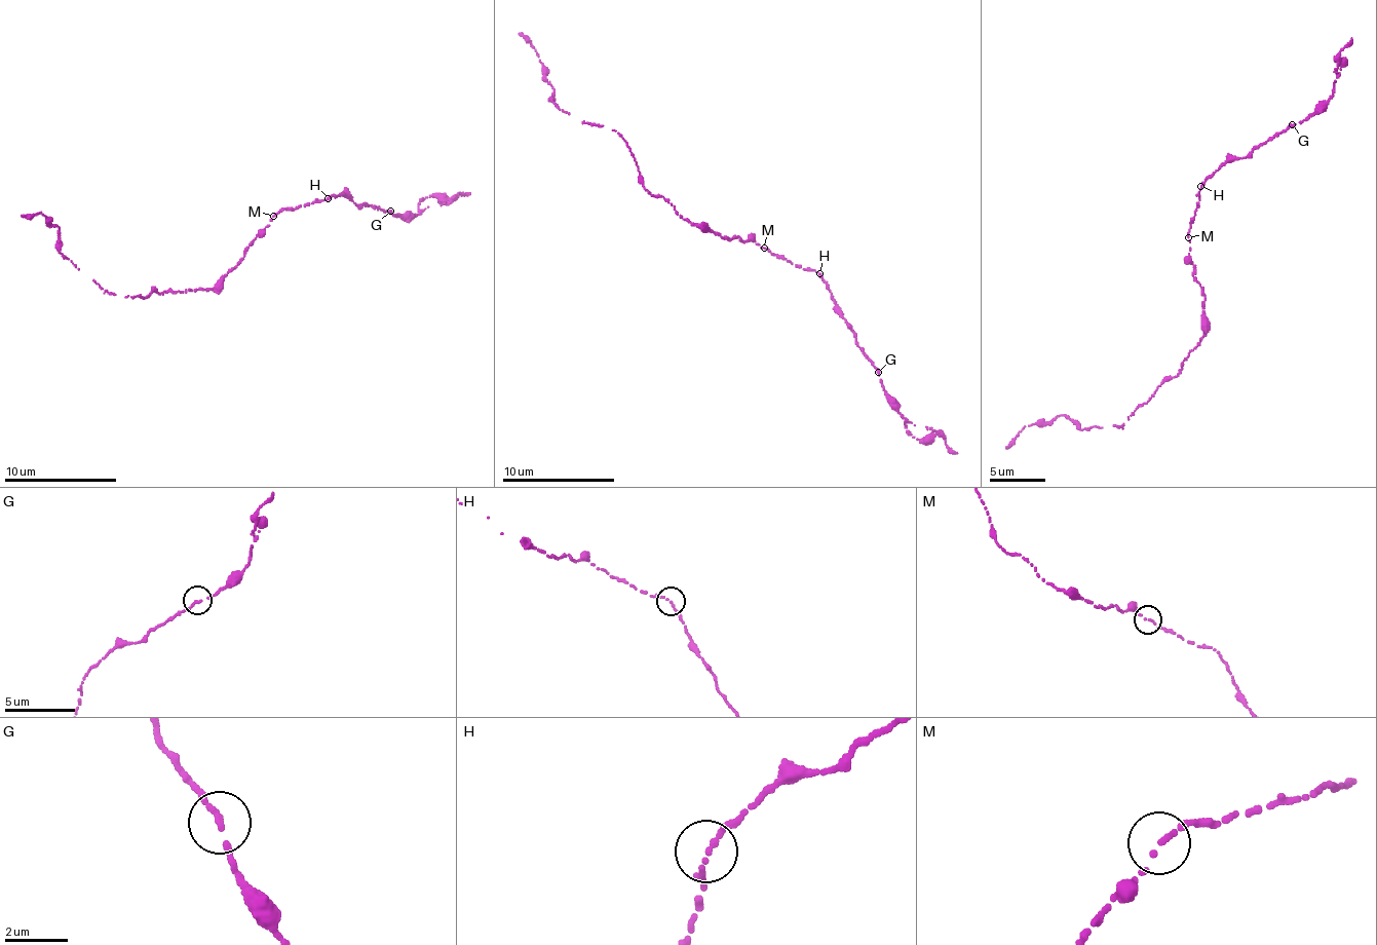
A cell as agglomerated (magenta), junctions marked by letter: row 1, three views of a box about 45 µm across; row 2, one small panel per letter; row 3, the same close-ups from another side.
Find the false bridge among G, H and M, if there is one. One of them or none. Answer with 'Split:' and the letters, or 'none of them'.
Split: none of them

